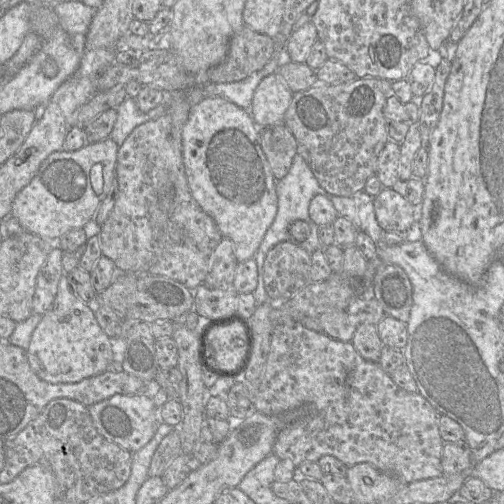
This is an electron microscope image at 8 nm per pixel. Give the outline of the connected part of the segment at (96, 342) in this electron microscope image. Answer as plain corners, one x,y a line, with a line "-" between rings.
67,274
61,277
53,305
42,315
26,353
32,371
51,384
77,383
113,369
111,338
99,326
94,305
82,302
75,295

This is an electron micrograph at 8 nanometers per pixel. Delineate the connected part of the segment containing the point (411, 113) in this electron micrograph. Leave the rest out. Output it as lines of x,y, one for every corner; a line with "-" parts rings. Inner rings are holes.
391,95
383,113
390,140
401,144
409,128
419,120
419,102
413,97
412,101
402,103
398,97

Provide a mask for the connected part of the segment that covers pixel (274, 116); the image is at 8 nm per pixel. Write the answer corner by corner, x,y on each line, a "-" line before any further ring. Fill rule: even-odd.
279,73
263,78
254,92
250,110
256,125
260,128
284,122
293,94

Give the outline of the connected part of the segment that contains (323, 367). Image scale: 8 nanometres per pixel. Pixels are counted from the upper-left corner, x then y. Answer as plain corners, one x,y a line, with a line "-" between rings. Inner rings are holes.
299,321
274,326
269,354
254,397
254,407
265,415
285,420
272,453
280,460
290,459
297,467
330,455
348,467
370,463
403,483
442,475
444,441
438,426
440,413
418,392
410,393
397,386
378,363
365,360
351,341
333,339
324,332
306,328

